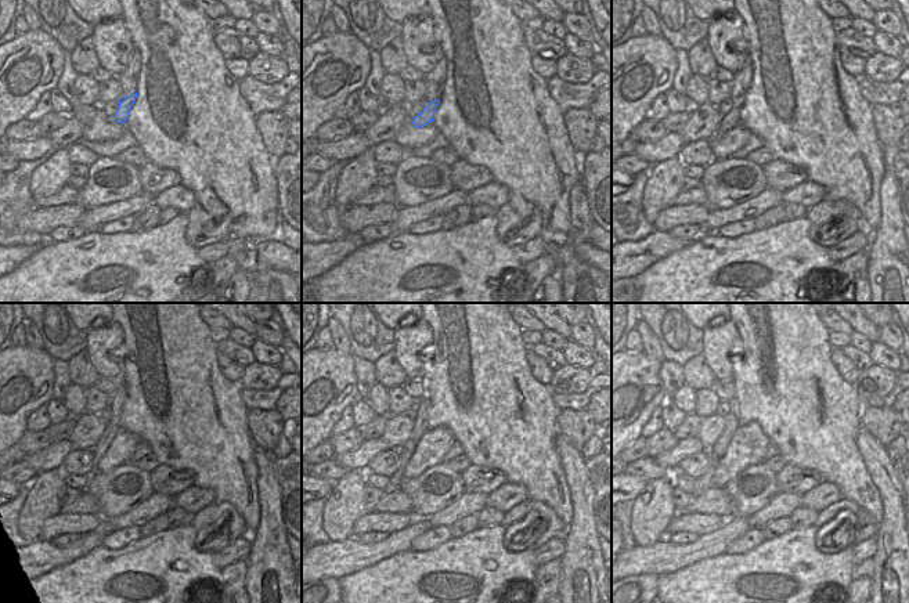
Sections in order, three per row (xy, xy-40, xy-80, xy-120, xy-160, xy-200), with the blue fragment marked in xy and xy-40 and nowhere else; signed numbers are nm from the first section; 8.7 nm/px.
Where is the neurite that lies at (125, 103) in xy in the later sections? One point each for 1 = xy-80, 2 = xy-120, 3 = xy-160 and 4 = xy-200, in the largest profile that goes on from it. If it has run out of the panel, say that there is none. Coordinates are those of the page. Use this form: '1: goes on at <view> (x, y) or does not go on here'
1: goes on at xy-80 (731, 119)
2: goes on at xy-120 (109, 432)
3: goes on at xy-160 (406, 452)
4: goes on at xy-200 (703, 483)

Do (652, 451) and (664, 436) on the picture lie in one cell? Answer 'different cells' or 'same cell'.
same cell

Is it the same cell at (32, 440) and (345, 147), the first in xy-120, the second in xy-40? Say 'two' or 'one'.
two

